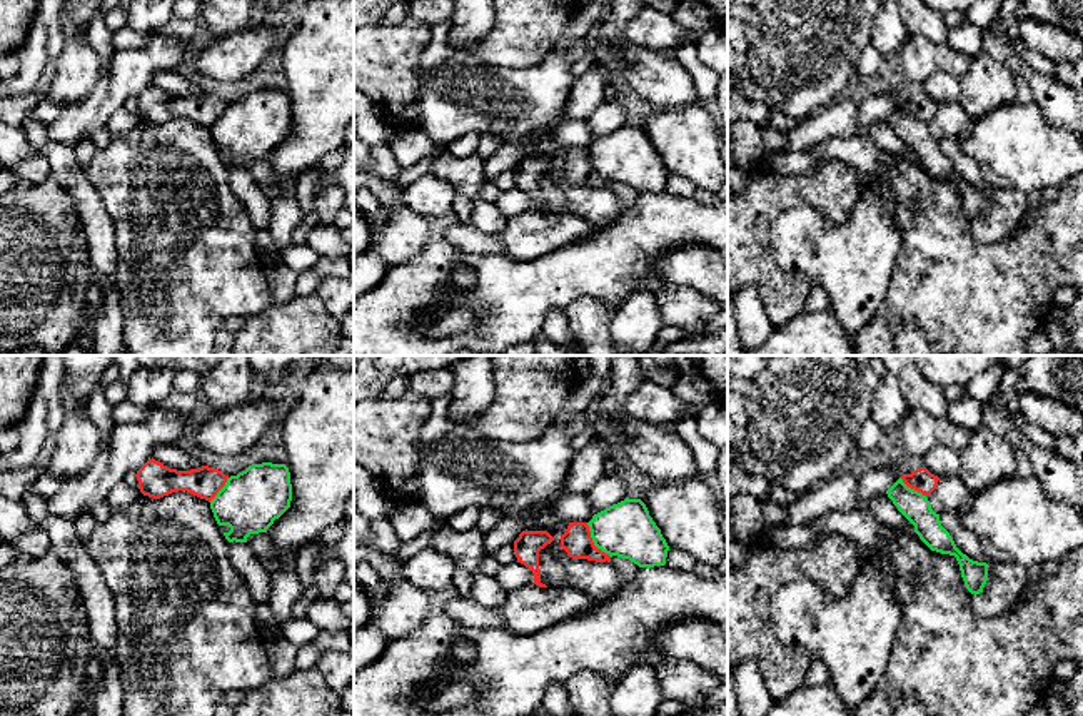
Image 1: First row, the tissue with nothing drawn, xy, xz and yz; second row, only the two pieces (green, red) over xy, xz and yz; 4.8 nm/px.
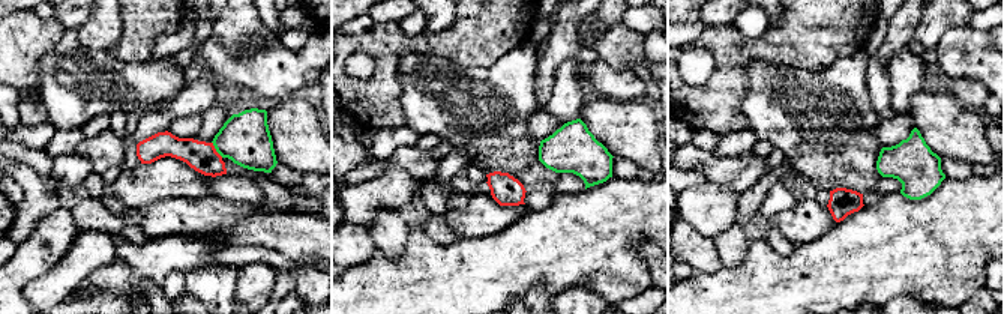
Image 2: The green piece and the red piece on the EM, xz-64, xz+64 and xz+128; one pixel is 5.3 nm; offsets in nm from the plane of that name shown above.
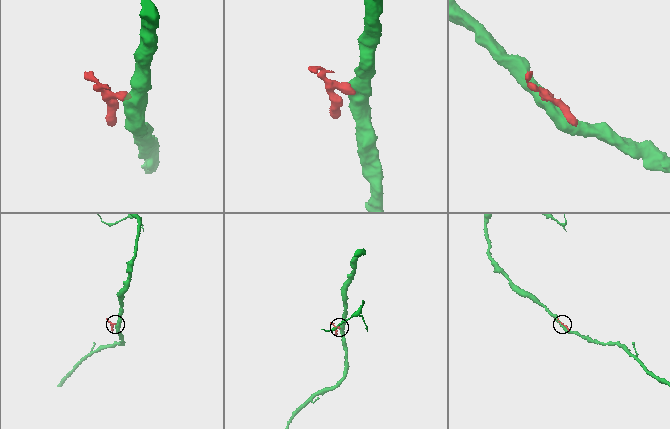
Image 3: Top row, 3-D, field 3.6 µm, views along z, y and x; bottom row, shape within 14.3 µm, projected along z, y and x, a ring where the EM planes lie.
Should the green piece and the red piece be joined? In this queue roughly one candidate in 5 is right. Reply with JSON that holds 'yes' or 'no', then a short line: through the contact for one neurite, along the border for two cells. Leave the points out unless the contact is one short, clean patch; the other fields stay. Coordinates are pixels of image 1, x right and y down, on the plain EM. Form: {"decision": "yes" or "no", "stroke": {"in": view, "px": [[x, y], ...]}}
{"decision": "no", "stroke": {"in": "xz", "px": [[586, 149], [591, 167], [611, 182]]}}

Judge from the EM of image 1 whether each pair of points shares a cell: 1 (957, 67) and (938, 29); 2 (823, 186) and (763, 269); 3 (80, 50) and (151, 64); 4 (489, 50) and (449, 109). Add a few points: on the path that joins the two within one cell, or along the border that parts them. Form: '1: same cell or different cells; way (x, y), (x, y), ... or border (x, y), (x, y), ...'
1: different cells; border (910, 34), (945, 42)
2: same cell; way (795, 191), (790, 191), (758, 222), (758, 241)
3: different cells; border (100, 67), (90, 92), (80, 102)
4: different cells; border (463, 47), (488, 64), (521, 69)

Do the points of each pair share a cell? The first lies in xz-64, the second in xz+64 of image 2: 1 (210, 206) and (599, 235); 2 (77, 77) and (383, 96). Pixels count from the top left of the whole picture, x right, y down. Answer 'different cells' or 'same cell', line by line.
1: different cells
2: different cells

